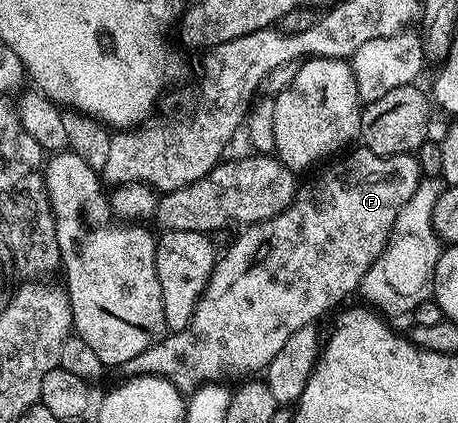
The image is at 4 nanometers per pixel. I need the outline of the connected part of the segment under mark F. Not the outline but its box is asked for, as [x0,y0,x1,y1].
[121,148,421,392]

